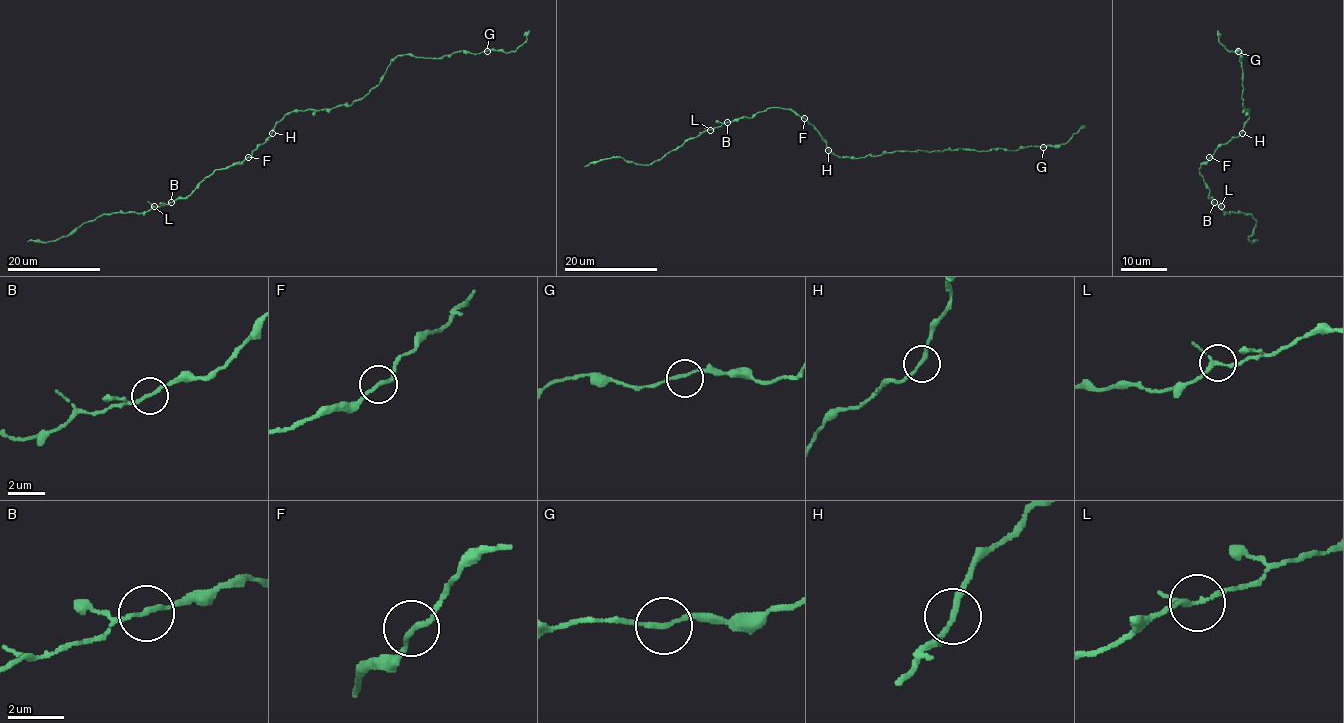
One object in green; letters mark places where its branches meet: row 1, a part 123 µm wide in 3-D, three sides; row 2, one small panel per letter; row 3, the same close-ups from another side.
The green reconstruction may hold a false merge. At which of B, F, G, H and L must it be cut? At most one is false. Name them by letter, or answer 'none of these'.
none of these

